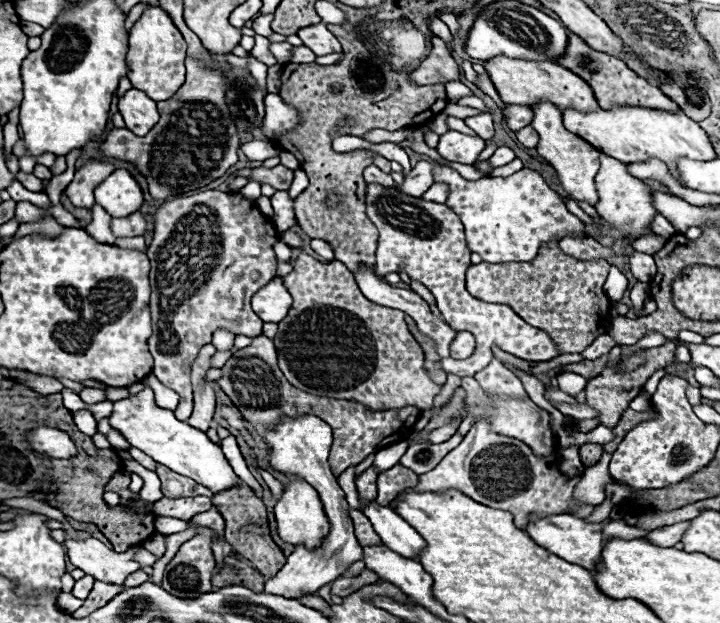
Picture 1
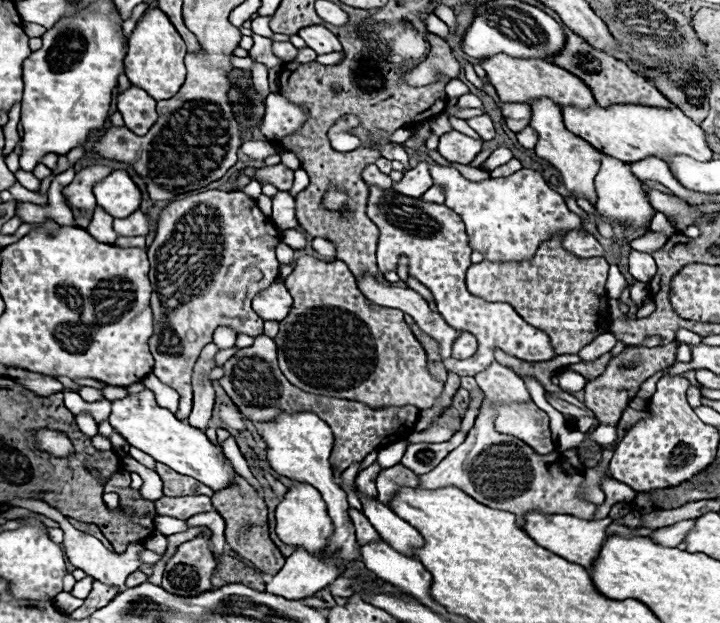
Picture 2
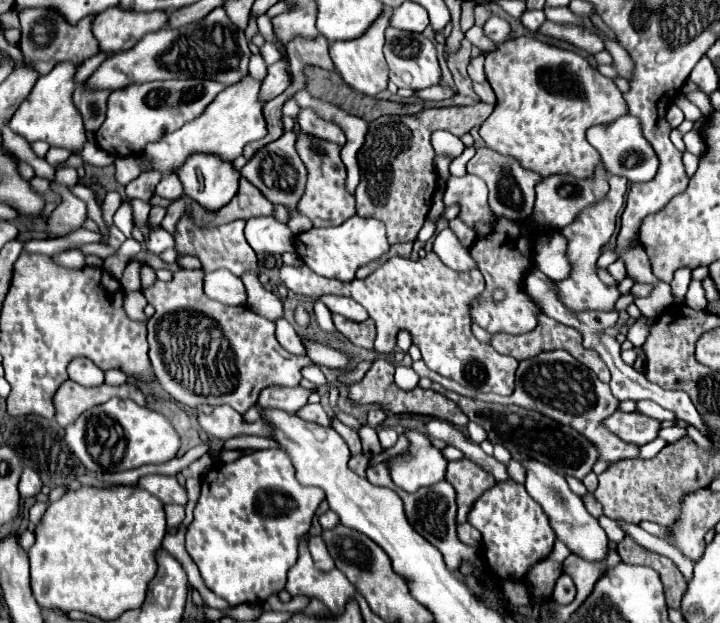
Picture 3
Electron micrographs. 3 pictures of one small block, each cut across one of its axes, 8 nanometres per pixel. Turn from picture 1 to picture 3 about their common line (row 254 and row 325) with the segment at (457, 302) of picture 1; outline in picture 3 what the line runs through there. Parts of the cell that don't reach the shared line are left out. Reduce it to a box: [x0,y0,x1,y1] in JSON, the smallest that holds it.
[278,252,518,396]

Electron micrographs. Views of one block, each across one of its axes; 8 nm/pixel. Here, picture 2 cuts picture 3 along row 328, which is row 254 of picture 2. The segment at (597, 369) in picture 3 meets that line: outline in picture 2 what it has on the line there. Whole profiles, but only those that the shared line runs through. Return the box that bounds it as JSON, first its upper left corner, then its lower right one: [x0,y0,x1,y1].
[466,234,612,354]

